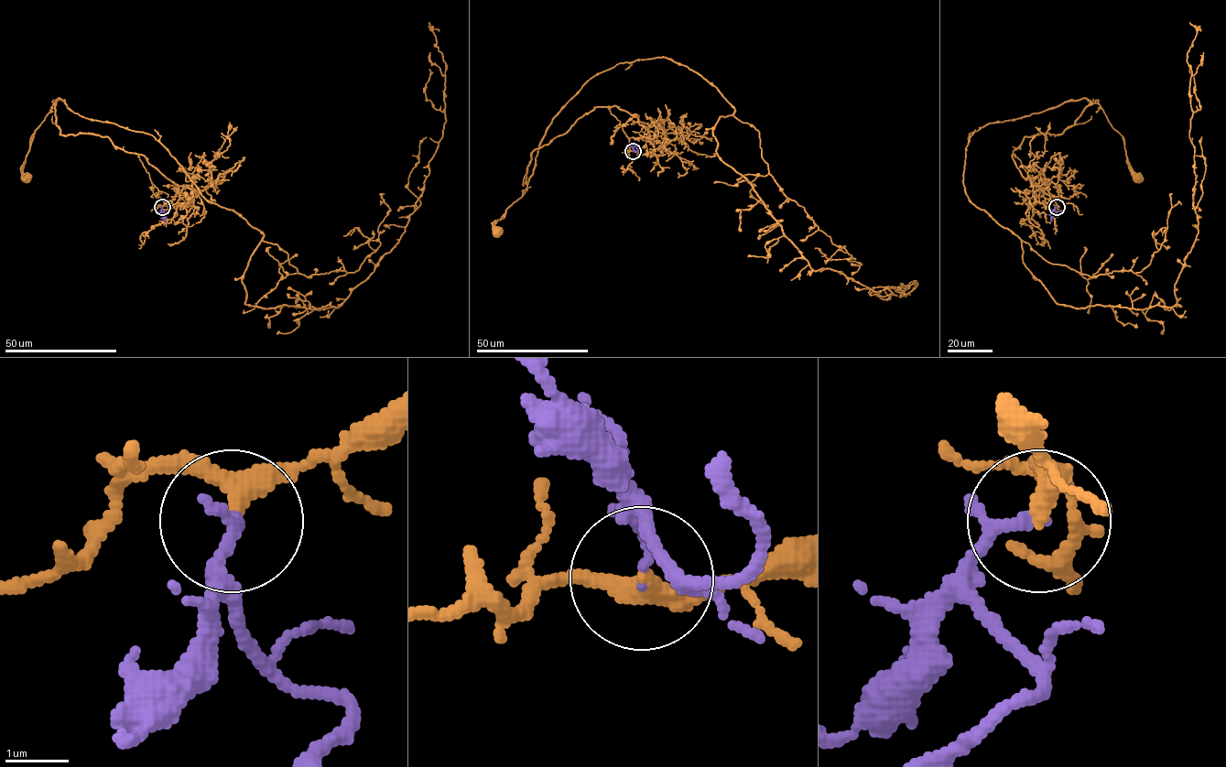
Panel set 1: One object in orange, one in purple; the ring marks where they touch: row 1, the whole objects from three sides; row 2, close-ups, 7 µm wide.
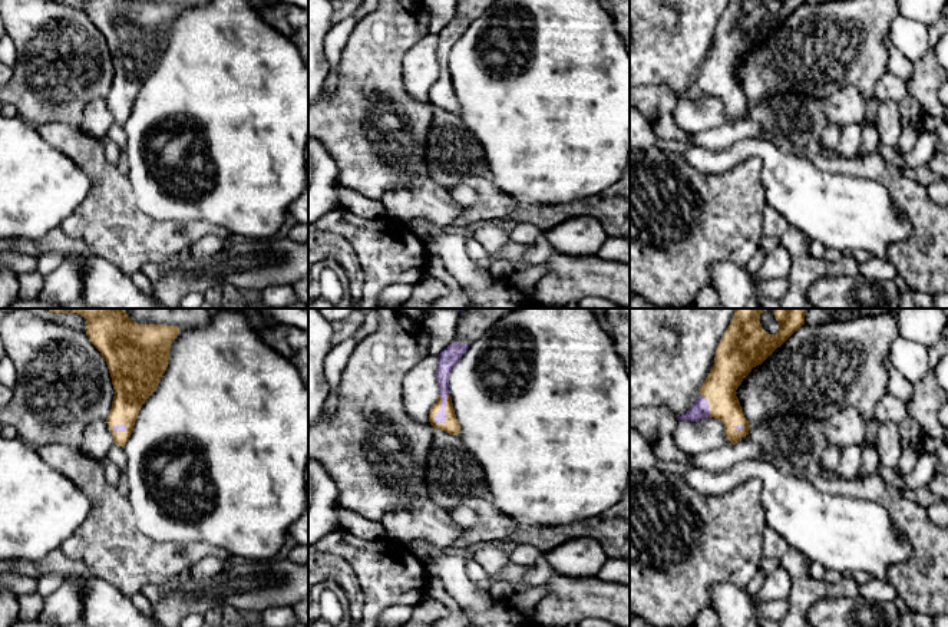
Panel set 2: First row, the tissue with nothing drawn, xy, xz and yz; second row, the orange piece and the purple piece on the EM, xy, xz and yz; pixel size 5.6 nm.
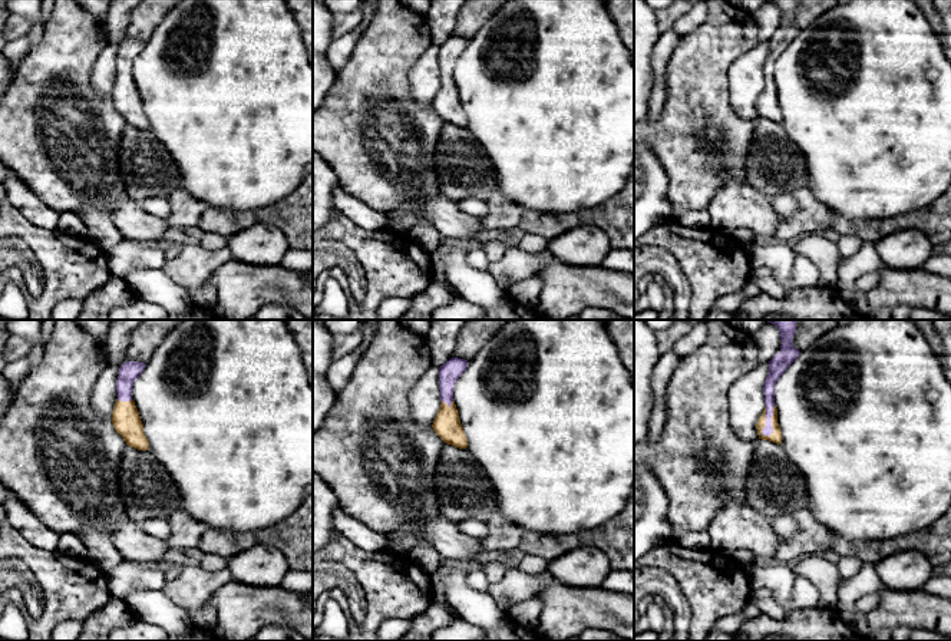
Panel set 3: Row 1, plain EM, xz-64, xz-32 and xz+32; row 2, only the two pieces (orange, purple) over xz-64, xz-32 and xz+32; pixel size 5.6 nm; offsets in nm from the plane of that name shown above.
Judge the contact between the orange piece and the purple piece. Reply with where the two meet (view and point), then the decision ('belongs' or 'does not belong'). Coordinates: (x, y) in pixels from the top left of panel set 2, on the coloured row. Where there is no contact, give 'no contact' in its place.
meets orange in xz at (446, 412); belongs

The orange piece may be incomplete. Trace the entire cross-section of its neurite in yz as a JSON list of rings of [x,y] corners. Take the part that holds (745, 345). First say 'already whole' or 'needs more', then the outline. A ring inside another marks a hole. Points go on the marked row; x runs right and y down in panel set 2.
needs more | [[[734,308],[734,316],[720,340],[714,364],[700,396],[677,420],[697,422],[714,418],[723,422],[726,438],[736,445],[749,435],[750,425],[736,396],[737,387],[753,367],[762,364],[797,329],[805,324],[805,308],[772,308],[780,329],[769,334],[762,329],[760,314],[766,308]]]

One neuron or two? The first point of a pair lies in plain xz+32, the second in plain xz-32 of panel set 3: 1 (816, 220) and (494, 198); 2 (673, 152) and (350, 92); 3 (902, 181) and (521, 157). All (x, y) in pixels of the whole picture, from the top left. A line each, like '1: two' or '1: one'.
1: one
2: one
3: one

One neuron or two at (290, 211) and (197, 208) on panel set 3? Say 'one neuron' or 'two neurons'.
two neurons

